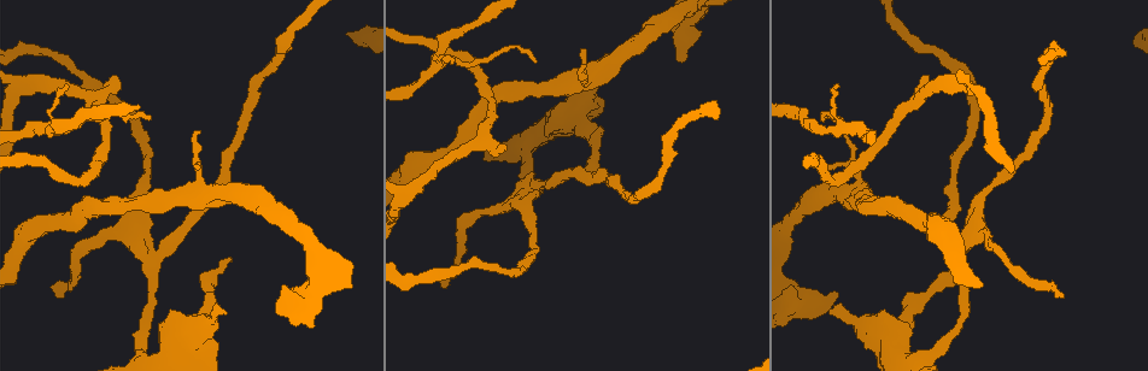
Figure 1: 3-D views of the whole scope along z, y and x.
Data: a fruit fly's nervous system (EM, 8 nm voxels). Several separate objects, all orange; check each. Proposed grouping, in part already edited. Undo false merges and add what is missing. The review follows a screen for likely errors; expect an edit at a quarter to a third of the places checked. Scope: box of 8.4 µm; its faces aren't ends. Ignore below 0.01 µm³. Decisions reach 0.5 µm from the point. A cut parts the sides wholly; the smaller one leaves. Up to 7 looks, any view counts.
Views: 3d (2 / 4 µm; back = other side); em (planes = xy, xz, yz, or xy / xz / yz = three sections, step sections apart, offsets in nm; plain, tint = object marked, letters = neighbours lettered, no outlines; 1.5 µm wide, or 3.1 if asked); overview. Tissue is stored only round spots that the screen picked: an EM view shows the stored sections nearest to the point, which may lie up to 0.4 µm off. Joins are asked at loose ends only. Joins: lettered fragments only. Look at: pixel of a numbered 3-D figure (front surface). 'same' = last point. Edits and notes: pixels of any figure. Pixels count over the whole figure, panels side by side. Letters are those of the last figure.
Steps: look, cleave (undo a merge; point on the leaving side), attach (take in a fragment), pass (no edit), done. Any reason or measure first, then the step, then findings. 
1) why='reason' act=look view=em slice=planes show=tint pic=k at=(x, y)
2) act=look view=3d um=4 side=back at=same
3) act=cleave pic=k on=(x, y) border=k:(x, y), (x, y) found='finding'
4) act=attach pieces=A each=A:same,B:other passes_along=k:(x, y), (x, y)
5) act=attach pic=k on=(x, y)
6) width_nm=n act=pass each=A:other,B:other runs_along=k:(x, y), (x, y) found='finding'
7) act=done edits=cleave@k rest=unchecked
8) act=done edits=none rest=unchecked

act=look view=em slice=yz step=4 show=tint pic=1 at=(443, 48)

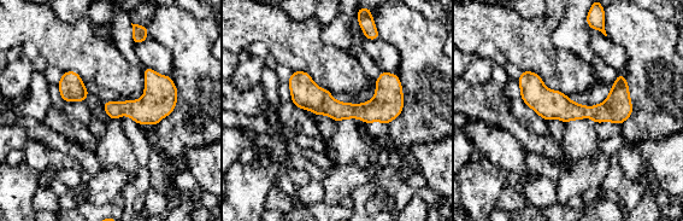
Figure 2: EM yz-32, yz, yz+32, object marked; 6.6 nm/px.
why='cut it another way' act=look view=em slice=planes show=tint at=same

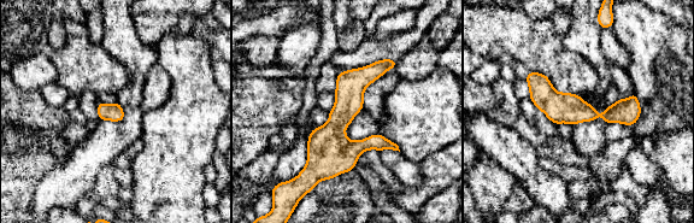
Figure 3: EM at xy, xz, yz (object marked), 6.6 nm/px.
why='see the neighbours' act=look view=em slice=planes show=letters at=same

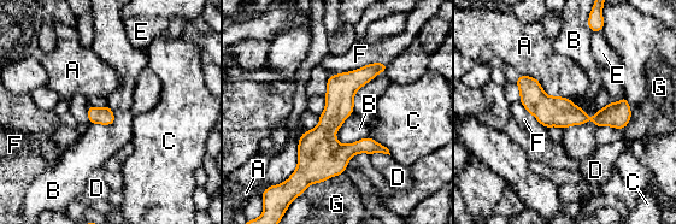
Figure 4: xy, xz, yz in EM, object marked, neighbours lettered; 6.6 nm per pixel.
longest_contact=F:400nm act=pass each=A:other,B:other,C:other,D:other,E:other,F:other,G:other border=4:(116, 119), (110, 124), (90, 124) found='continuous, no second neuron'

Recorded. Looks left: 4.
why='three-way junction' act=look view=em slice=planes show=tint pic=1 at=(153, 264)

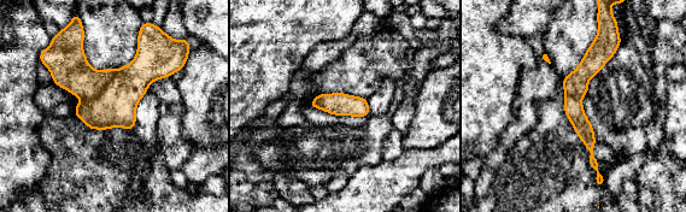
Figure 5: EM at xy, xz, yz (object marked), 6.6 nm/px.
act=look view=em slice=planes show=letters at=same

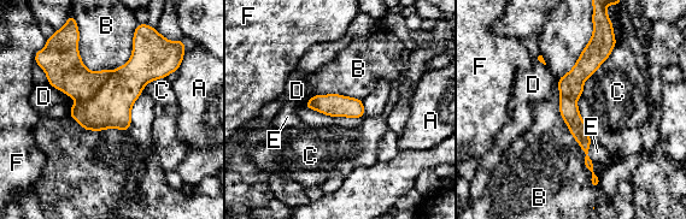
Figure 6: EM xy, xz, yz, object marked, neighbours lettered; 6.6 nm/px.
width_nm=130 act=cleave pic=6 on=(66, 72) each=A:other,B:other,C:other,D:other,E:other,F:other border=6:(111, 72), (92, 96), (77, 102) found='two neurons meet here'

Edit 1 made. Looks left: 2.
act=done edits=cleave@6 rest=unchecked

